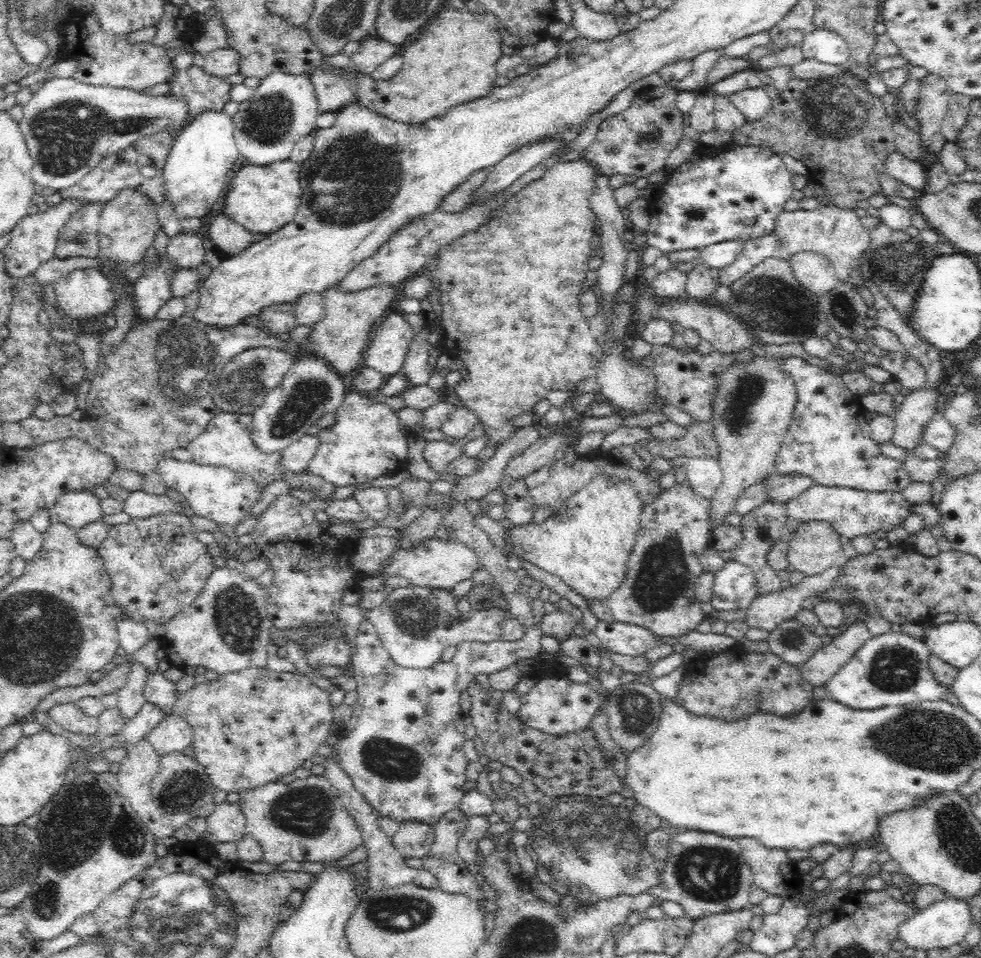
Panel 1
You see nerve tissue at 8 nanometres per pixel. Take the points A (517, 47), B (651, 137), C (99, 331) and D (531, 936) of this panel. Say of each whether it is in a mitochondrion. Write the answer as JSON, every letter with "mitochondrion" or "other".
{"A":"other","B":"other","C":"other","D":"mitochondrion"}

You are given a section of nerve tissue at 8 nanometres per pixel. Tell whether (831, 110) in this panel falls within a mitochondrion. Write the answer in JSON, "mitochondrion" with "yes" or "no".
{"mitochondrion":"yes"}

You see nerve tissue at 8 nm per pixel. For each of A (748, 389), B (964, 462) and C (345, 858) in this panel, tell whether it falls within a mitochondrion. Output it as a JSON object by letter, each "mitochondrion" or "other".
{"A":"mitochondrion","B":"mitochondrion","C":"other"}

